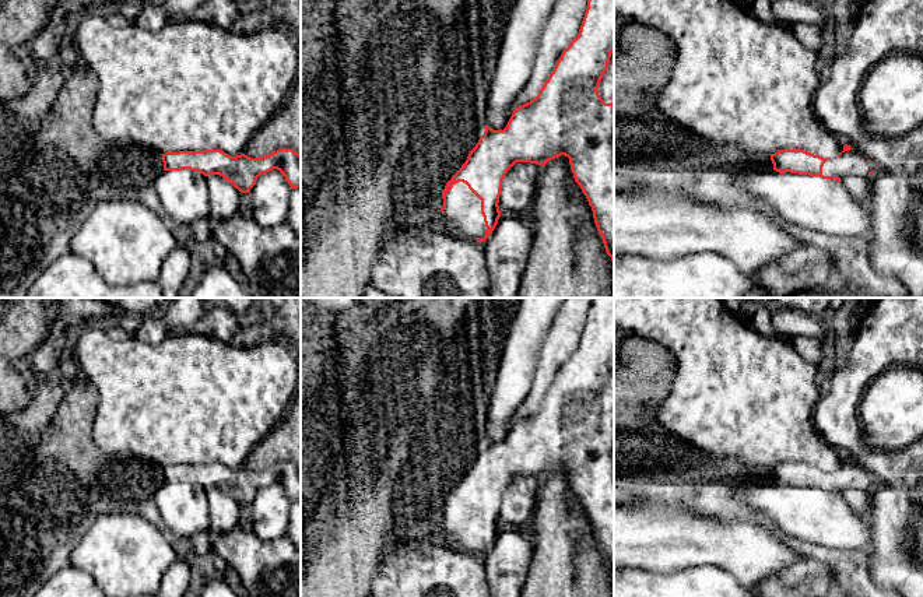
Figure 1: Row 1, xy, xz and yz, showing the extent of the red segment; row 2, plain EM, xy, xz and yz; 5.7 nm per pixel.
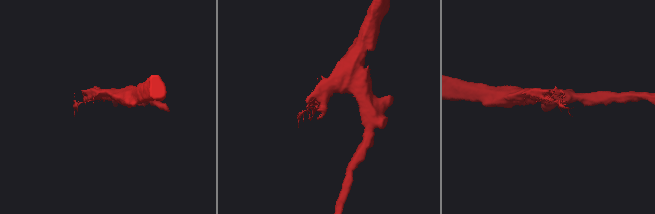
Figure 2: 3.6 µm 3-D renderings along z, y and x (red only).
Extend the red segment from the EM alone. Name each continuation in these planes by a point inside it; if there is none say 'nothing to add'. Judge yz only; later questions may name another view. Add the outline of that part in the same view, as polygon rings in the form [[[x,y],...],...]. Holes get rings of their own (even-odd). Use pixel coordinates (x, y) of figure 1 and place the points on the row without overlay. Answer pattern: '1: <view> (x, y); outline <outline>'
1: yz (850, 476); outline [[[854,463],[845,464],[840,470],[836,471],[828,471],[822,480],[824,489],[840,492],[849,488],[867,491],[870,489],[868,487],[871,484],[874,484],[873,477],[870,477],[864,468]]]

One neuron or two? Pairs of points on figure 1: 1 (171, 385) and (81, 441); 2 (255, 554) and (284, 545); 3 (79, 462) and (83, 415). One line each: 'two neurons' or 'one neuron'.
1: two neurons
2: one neuron
3: one neuron

